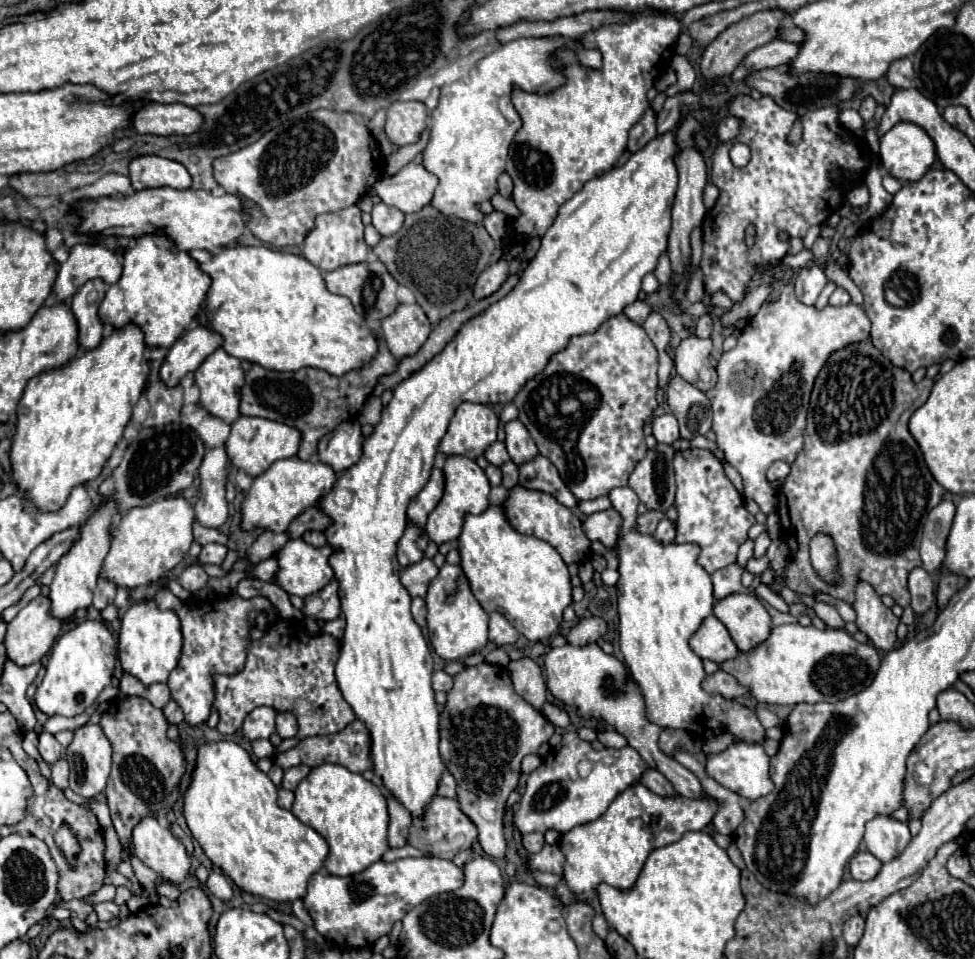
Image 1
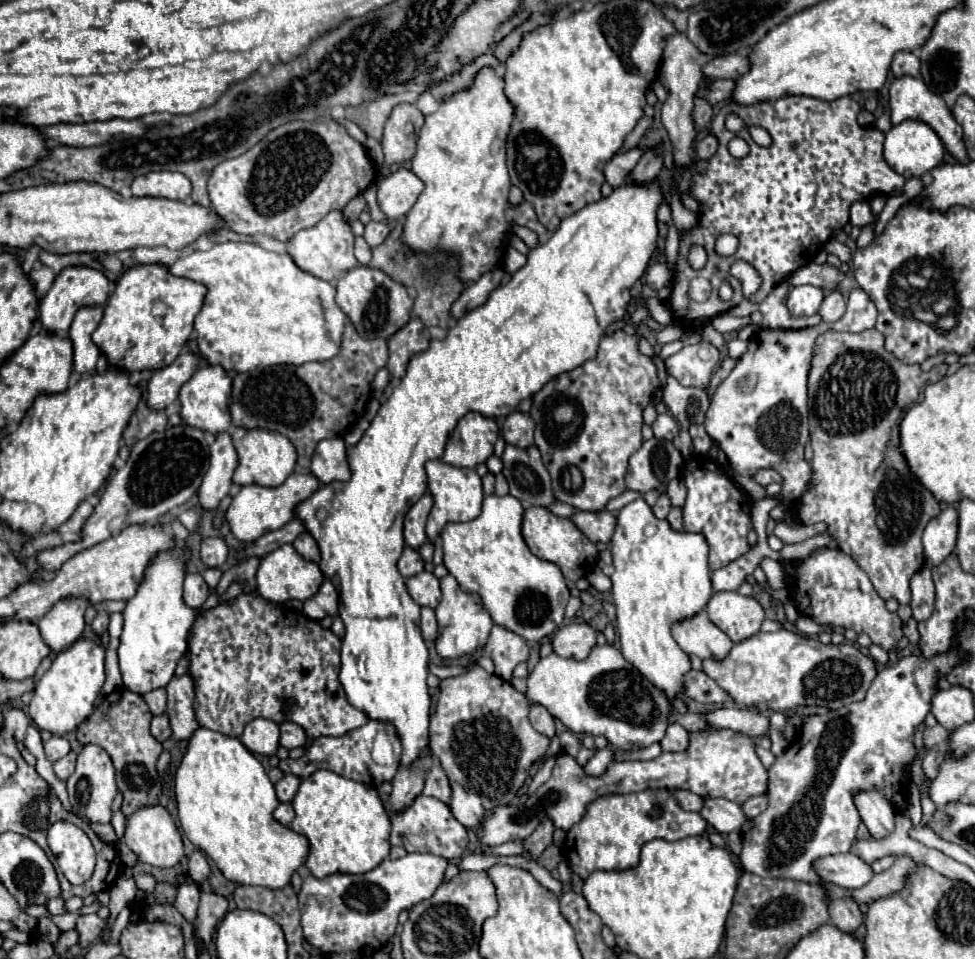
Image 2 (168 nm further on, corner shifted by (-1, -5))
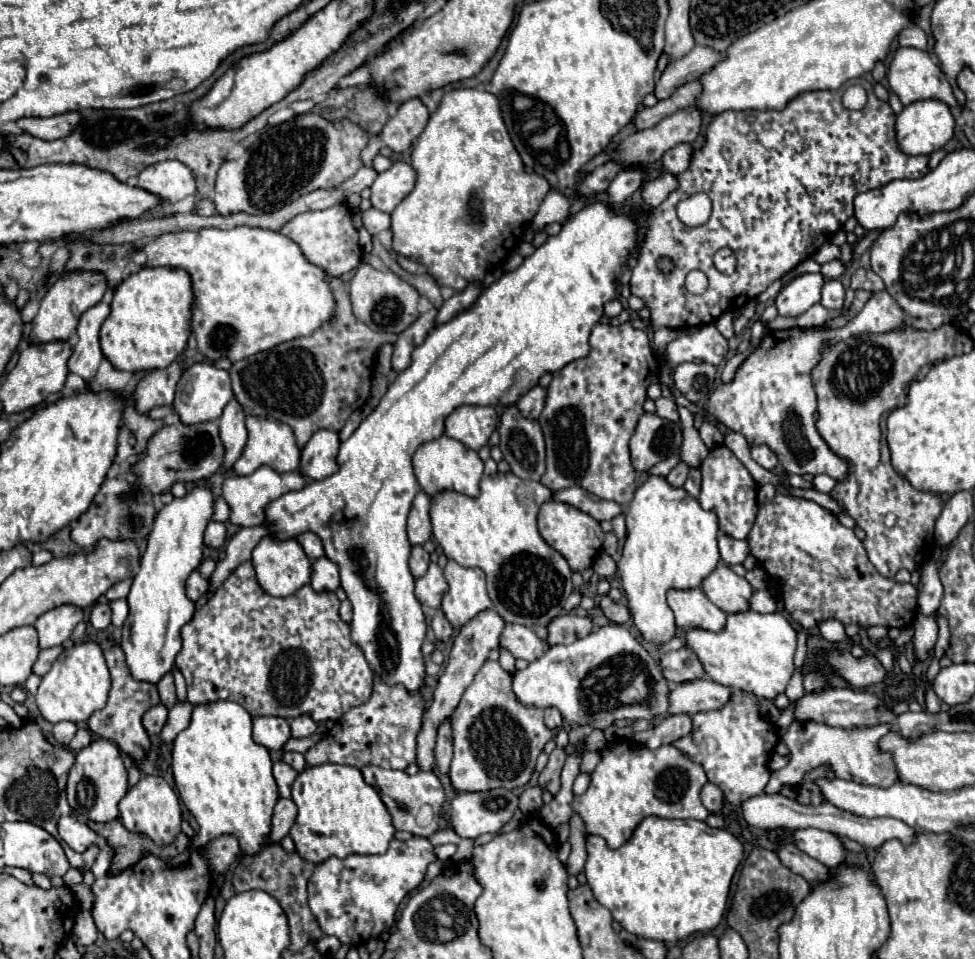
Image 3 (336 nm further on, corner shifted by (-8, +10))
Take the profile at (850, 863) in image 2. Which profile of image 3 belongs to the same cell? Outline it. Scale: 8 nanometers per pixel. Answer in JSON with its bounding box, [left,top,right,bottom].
[791,828,845,868]

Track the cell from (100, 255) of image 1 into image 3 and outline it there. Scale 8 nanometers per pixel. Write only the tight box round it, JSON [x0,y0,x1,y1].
[29,272,107,344]

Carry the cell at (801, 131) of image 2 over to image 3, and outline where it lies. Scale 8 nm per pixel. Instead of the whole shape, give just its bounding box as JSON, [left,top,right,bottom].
[629,78,929,330]

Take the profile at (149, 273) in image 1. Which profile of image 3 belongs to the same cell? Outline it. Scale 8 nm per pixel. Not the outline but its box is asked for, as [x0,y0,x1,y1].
[101,268,193,372]

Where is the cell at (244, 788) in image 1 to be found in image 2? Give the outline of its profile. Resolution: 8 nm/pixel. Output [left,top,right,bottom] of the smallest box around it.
[174,727,310,887]

